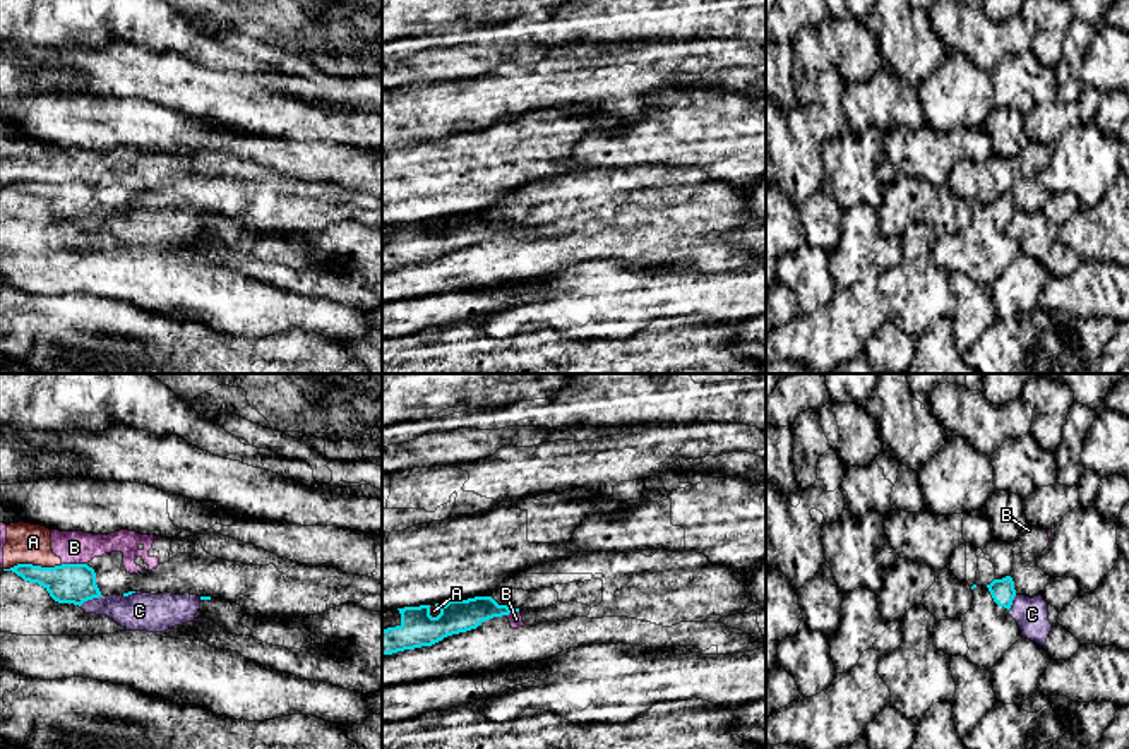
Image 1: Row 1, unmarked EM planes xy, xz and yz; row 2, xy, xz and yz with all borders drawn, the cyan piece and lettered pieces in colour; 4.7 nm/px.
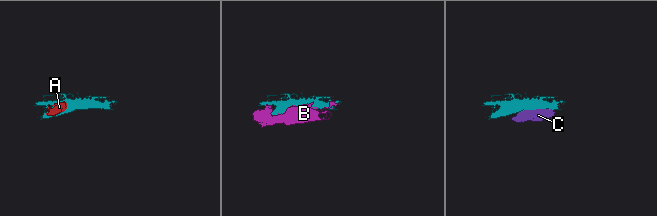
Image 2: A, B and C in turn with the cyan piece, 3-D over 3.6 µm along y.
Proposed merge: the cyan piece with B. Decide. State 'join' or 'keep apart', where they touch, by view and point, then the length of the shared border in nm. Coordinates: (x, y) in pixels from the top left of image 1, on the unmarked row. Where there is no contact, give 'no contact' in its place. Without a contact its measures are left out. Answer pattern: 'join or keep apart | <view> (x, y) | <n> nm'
keep apart | xy (74, 180) | 120 nm

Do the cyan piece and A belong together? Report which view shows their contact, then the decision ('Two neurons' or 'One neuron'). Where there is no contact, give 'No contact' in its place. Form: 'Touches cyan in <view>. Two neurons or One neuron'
Touches cyan in xy. Two neurons

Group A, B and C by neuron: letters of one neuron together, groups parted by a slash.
A B / C

